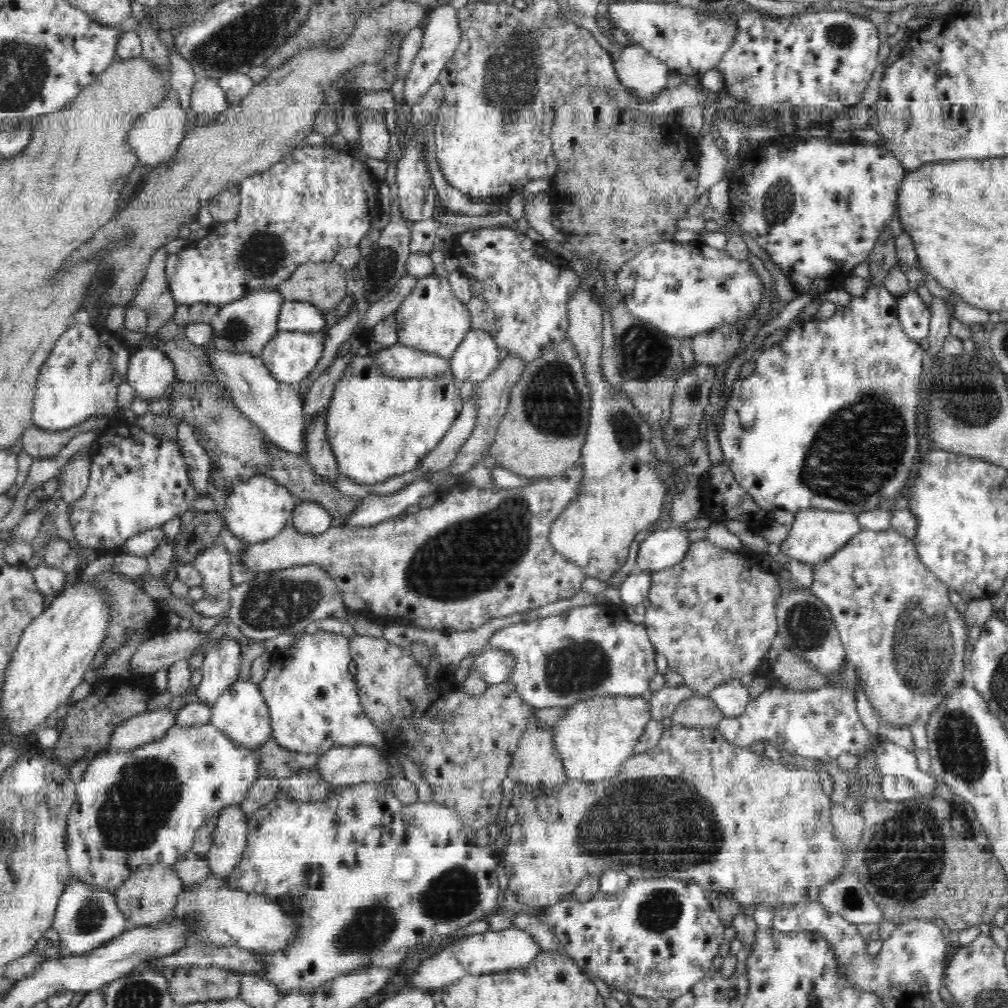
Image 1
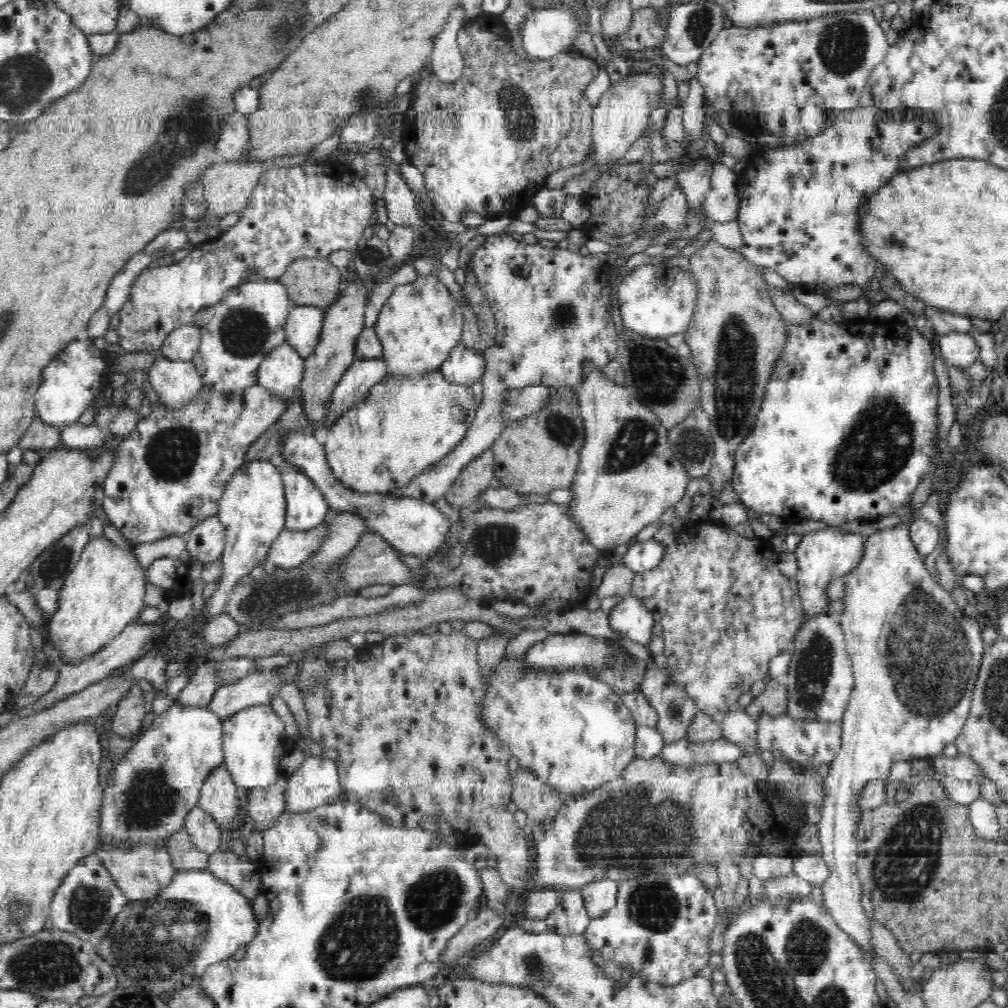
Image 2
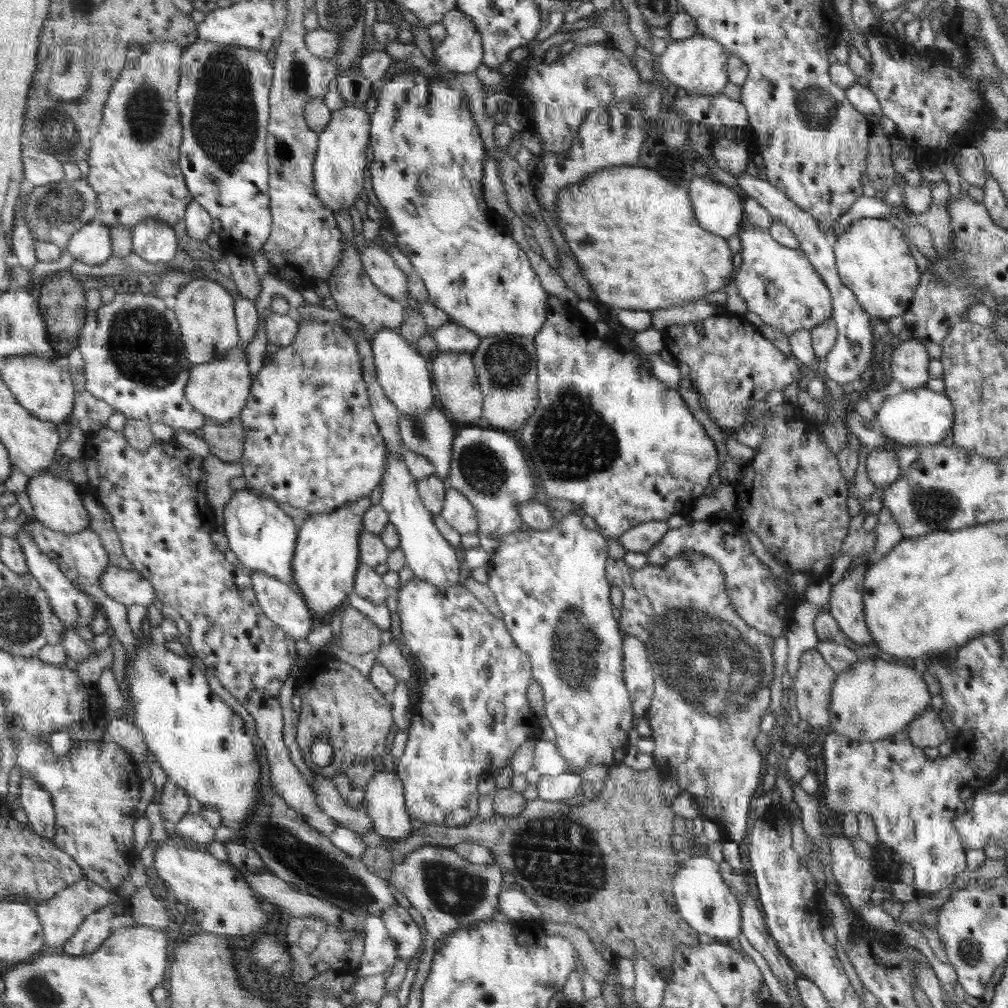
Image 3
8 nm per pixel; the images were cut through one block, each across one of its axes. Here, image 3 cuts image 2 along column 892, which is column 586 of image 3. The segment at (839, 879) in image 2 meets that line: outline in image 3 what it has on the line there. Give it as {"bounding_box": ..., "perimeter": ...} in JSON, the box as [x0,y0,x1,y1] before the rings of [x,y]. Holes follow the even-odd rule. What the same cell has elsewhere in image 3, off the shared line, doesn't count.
{"bounding_box":[481,513,634,774],"perimeter":[[[570,513],[550,530],[528,528],[503,536],[499,540],[498,550],[491,555],[488,564],[481,572],[484,581],[495,593],[496,602],[503,614],[501,620],[509,629],[515,644],[524,652],[527,652],[530,657],[534,682],[537,682],[543,689],[543,699],[546,702],[545,717],[550,721],[555,732],[555,745],[558,747],[560,754],[568,760],[569,770],[574,774],[579,774],[587,764],[599,764],[609,768],[619,765],[626,758],[628,732],[630,732],[632,720],[634,720],[634,714],[632,714],[634,706],[631,704],[630,693],[627,691],[626,678],[622,678],[622,636],[620,636],[620,630],[618,630],[619,620],[612,616],[613,604],[610,604],[610,584],[606,582],[607,576],[604,576],[604,564],[607,564],[606,540],[598,534],[596,529],[588,530],[588,528],[584,528],[579,515]]]}

